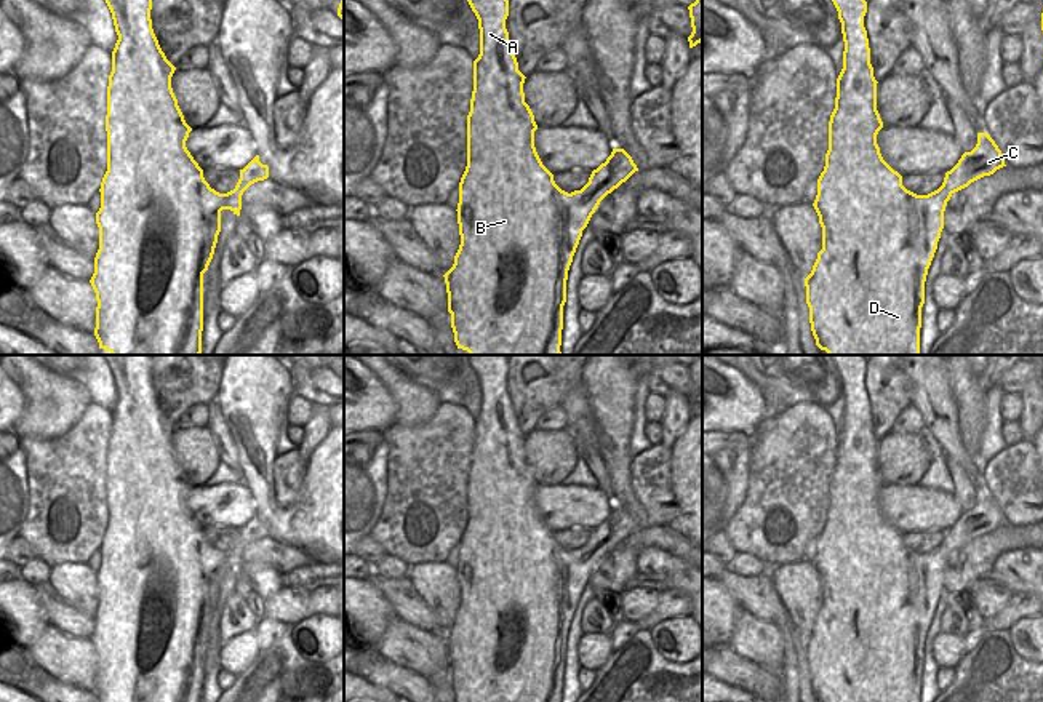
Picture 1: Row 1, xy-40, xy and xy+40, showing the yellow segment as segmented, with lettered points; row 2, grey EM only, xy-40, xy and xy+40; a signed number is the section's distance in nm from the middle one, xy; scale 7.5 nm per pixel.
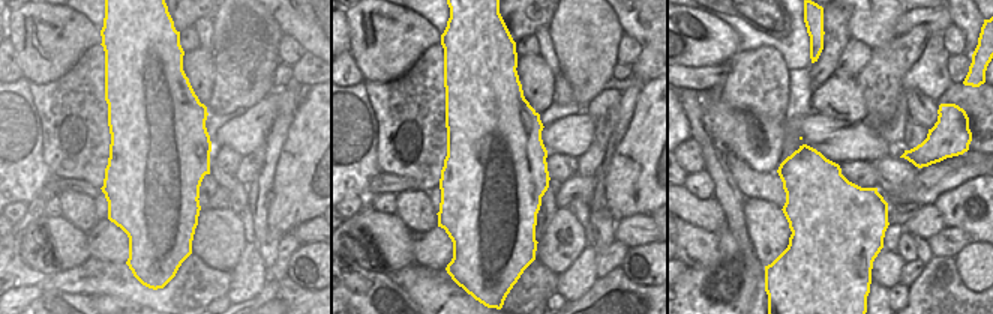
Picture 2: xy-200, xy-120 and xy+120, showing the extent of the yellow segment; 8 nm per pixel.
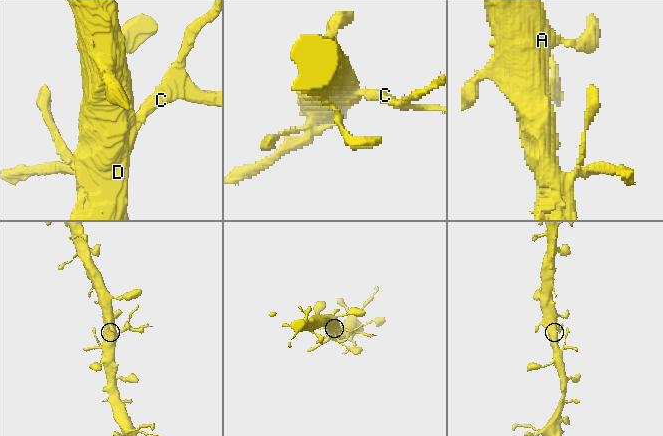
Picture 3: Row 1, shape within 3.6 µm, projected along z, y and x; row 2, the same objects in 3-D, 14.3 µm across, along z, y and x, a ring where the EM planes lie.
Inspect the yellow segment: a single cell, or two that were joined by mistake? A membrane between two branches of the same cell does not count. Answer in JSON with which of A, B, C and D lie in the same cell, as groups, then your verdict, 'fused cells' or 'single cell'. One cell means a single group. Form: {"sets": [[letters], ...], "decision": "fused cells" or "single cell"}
{"sets": [["A", "B", "D"], ["C"]], "decision": "fused cells"}

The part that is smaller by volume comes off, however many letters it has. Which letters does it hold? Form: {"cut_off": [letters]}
{"cut_off": ["C"]}

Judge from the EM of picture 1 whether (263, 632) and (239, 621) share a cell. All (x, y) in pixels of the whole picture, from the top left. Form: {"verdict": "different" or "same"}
{"verdict": "different"}

